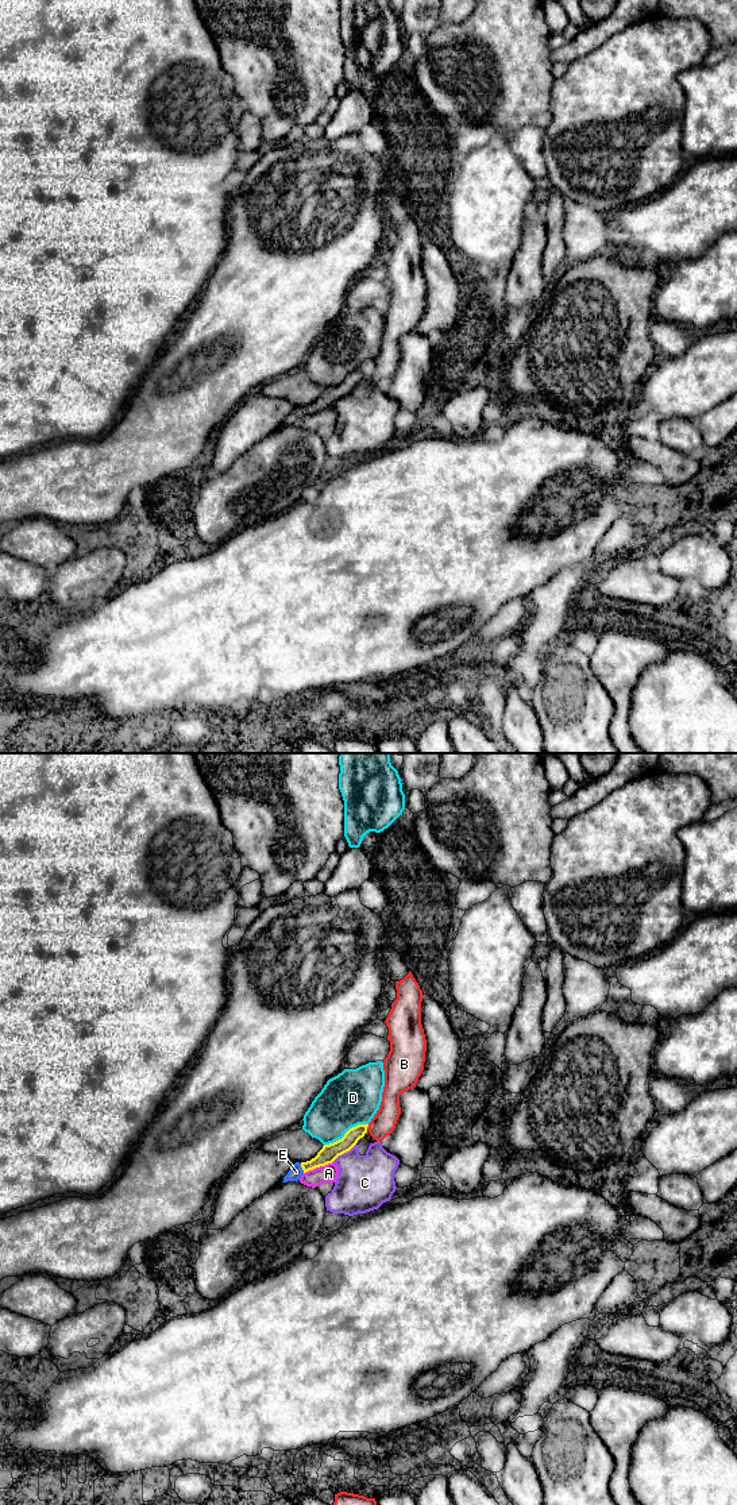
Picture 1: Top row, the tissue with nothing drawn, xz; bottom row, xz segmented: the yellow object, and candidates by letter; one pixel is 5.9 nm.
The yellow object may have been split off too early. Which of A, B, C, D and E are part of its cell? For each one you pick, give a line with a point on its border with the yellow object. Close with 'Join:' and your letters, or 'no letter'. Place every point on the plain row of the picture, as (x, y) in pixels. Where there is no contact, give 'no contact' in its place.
E: xz (301, 411)
Join: E

